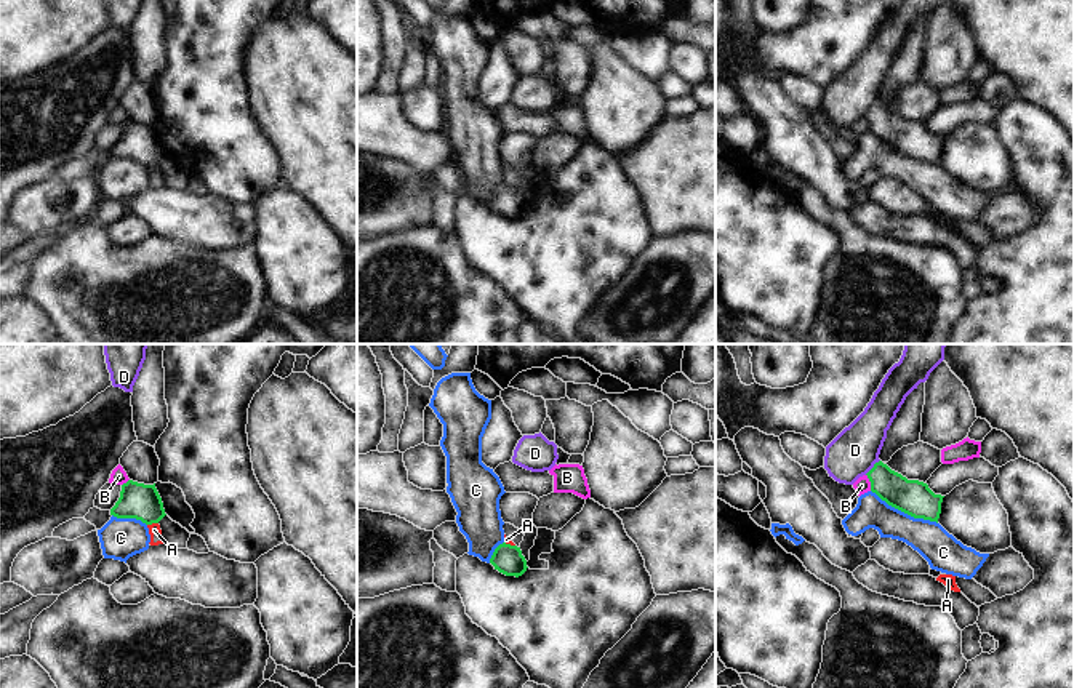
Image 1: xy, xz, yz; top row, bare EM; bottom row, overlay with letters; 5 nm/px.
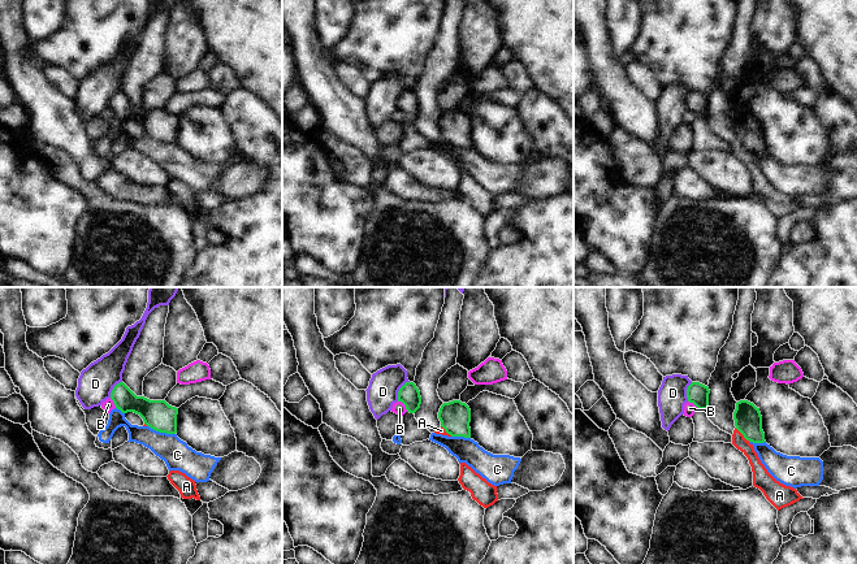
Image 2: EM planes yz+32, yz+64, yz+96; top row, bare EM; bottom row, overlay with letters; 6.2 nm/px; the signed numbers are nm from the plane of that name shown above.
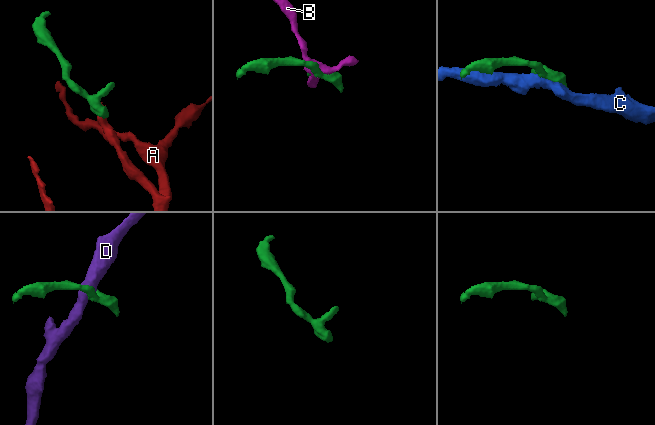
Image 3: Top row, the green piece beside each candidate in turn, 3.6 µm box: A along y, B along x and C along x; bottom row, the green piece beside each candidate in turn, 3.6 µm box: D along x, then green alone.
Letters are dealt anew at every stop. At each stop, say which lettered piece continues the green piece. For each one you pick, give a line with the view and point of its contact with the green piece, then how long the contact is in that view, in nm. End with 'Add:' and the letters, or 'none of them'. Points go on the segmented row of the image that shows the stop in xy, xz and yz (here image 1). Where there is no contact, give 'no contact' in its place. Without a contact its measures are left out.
Add: none of them

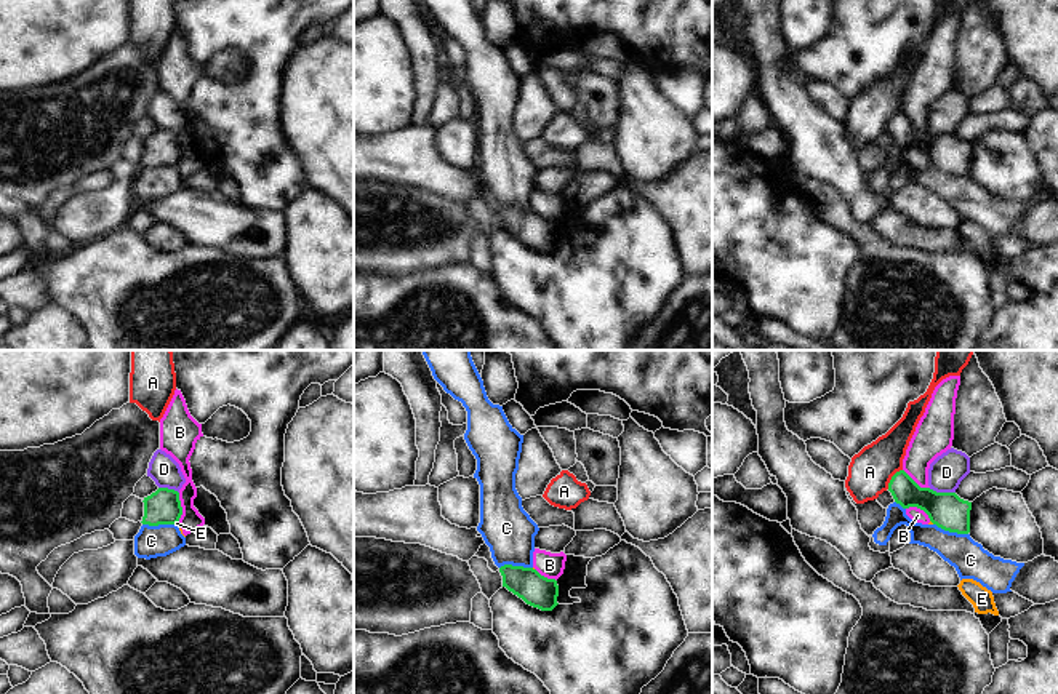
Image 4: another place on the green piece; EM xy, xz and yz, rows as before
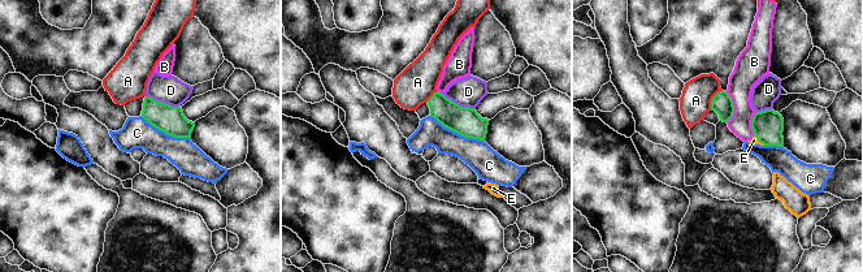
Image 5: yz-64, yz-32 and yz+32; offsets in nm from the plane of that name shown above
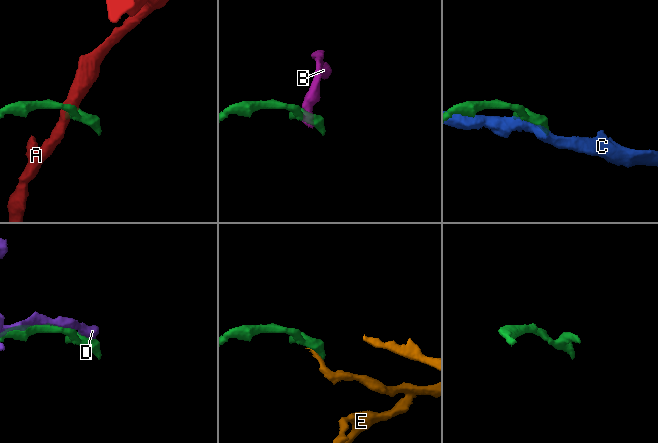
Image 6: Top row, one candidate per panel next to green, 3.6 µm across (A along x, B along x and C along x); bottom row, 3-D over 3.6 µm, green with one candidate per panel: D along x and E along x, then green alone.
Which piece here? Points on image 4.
Add: none of them

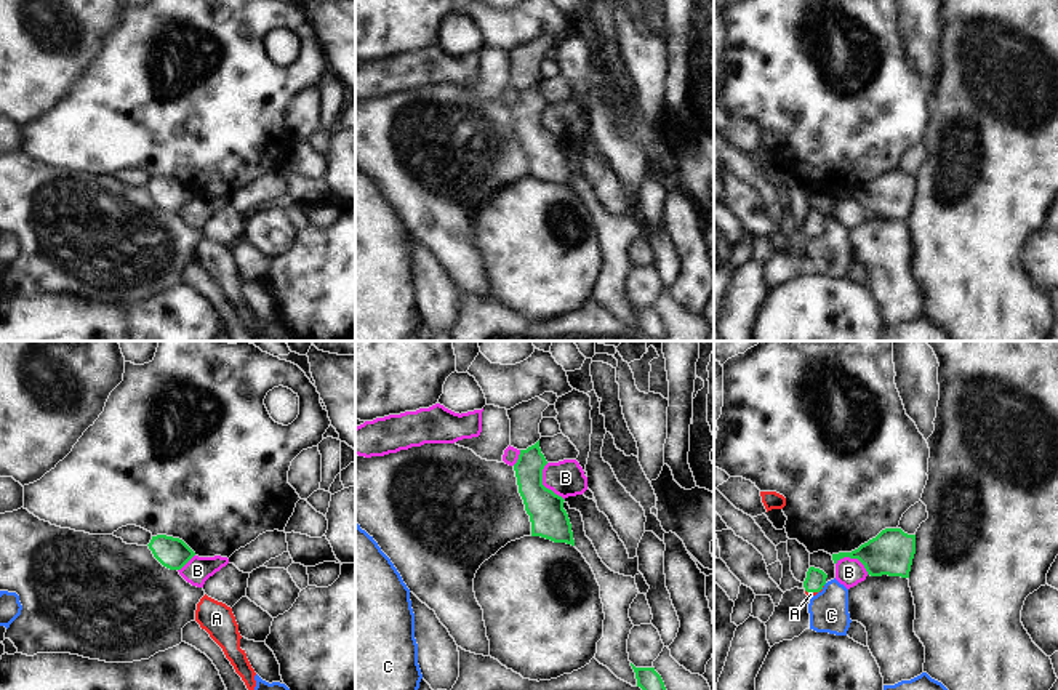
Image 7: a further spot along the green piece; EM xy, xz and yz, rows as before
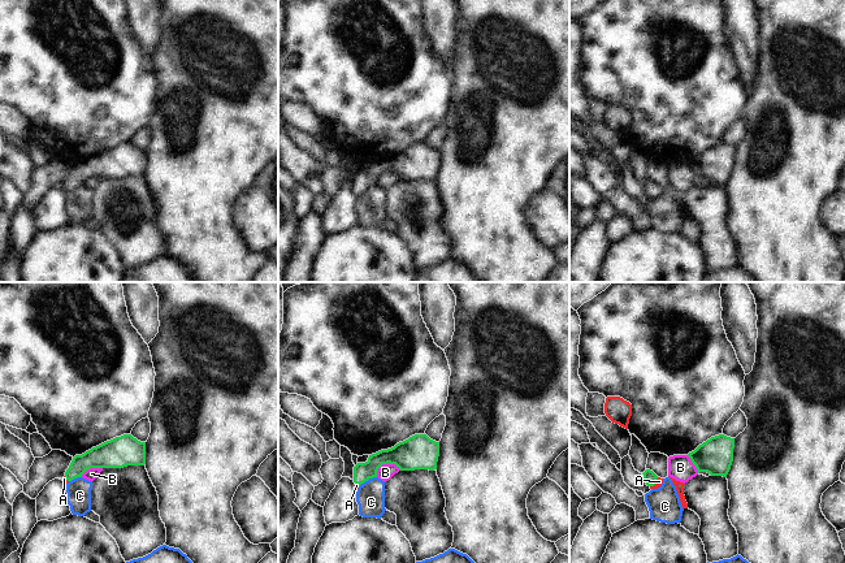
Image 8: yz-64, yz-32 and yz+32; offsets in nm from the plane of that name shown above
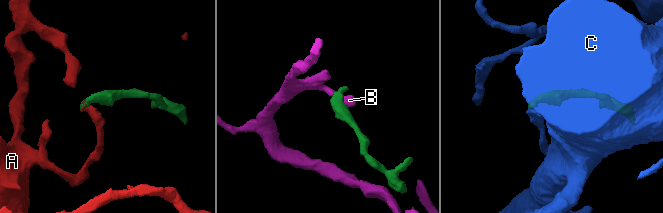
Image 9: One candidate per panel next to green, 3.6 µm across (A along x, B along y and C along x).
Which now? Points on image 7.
A: yz (815, 591) | 100 nm
Add: A

